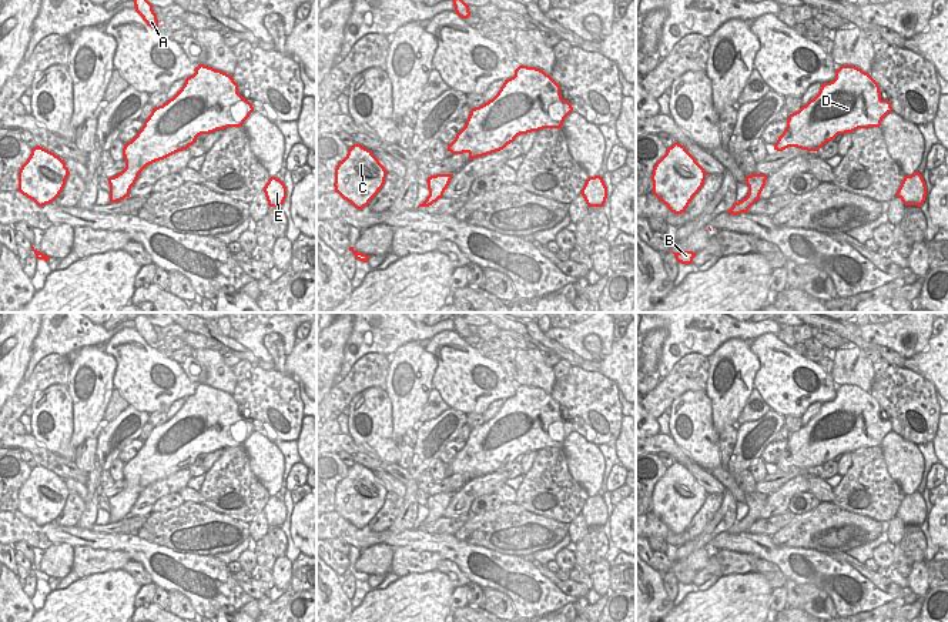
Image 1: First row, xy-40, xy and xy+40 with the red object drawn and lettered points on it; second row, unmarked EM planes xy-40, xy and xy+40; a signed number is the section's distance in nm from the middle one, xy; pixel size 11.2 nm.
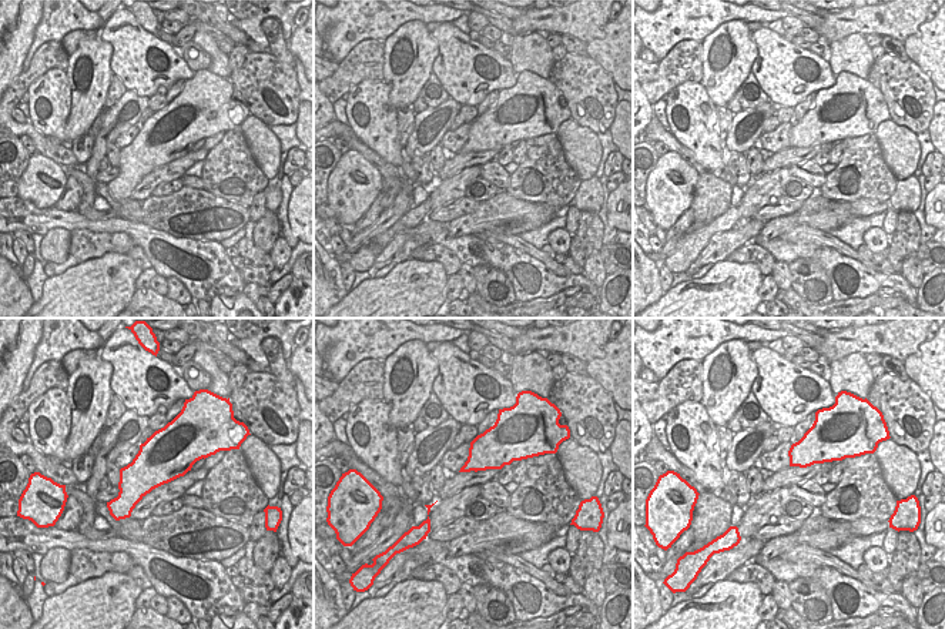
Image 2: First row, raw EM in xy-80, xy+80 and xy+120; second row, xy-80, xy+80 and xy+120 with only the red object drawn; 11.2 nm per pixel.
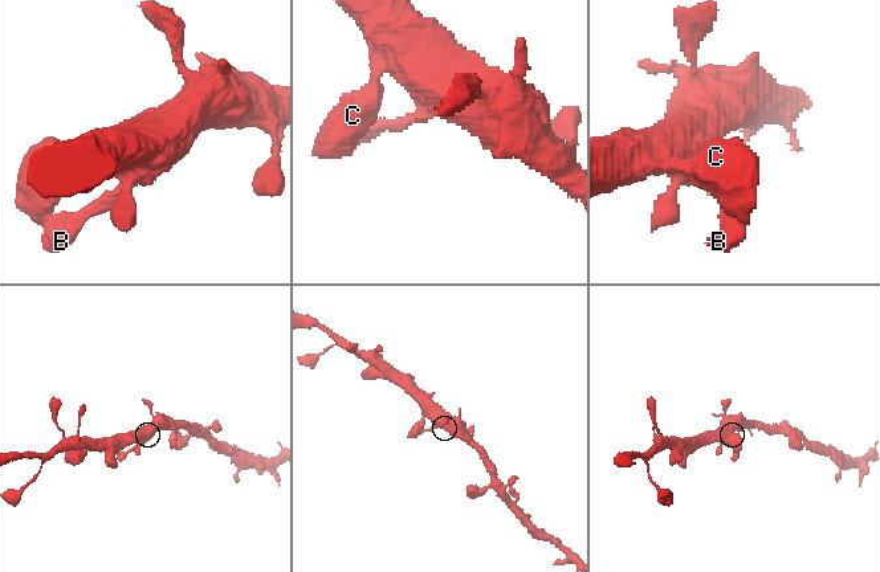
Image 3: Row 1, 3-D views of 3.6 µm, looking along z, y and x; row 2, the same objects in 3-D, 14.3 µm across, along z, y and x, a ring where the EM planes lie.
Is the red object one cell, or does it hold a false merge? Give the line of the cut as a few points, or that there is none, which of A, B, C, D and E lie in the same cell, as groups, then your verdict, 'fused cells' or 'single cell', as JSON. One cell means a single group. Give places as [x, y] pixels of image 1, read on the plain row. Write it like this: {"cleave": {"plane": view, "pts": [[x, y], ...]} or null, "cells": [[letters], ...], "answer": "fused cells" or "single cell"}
{"cleave": null, "cells": [["A", "B", "C", "D", "E"]], "answer": "single cell"}

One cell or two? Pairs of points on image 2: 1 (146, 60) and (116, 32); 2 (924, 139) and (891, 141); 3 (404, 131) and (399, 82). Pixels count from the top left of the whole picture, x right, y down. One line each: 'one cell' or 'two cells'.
1: one cell
2: two cells
3: two cells

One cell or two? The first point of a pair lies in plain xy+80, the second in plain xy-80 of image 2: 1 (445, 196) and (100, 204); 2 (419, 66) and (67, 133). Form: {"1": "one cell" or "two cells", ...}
{"1": "two cells", "2": "one cell"}

